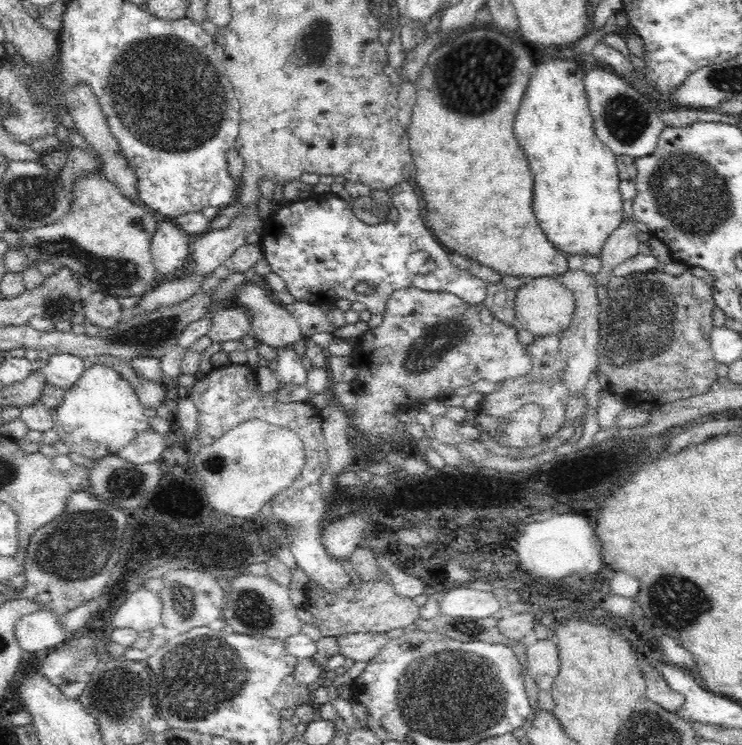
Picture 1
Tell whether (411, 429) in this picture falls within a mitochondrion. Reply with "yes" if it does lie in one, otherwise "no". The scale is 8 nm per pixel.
no

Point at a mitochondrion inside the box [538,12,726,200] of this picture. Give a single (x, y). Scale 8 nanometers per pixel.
(624, 115)

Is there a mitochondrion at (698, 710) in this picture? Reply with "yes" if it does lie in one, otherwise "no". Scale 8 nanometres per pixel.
no

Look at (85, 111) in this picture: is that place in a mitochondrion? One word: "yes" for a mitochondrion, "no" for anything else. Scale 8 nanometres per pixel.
no

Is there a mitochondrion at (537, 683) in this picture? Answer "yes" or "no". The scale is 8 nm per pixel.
no

